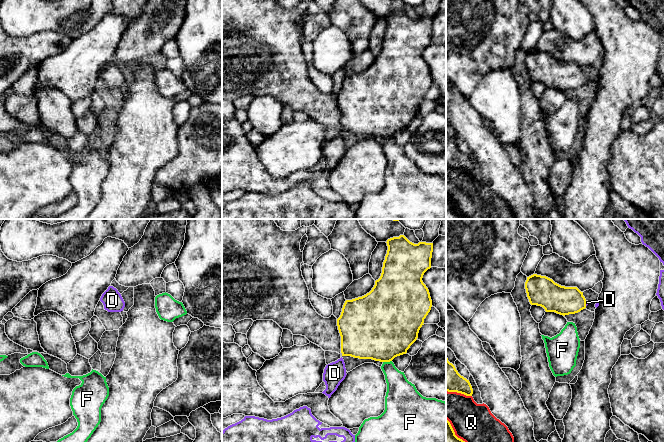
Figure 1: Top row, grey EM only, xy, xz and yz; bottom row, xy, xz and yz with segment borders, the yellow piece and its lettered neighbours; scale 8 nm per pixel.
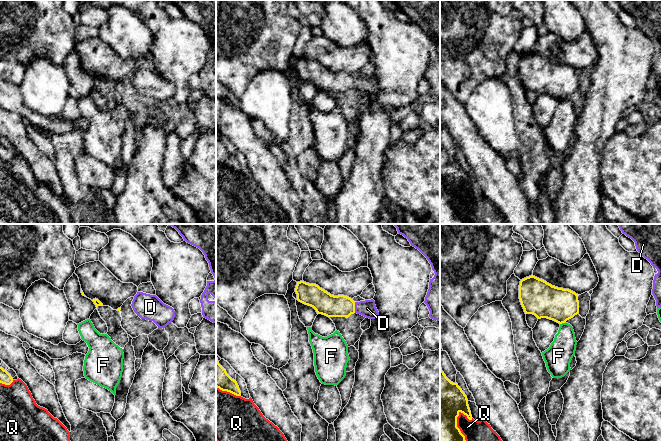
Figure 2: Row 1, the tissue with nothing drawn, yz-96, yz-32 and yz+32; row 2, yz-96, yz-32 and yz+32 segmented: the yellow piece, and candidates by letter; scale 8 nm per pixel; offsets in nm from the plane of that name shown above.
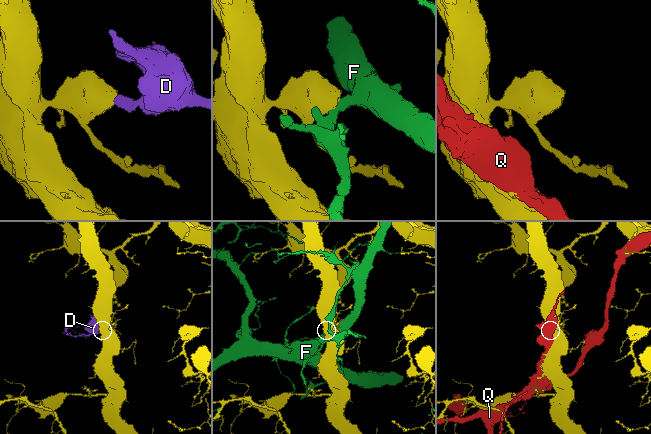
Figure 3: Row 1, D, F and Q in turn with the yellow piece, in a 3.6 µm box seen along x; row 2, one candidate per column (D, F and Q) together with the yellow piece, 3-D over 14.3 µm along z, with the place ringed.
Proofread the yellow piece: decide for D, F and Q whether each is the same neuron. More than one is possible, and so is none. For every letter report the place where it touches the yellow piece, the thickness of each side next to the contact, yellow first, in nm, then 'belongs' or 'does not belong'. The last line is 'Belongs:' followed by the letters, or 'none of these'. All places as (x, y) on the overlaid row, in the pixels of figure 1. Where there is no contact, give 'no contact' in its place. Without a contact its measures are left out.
D: yz (585, 303) | 220/20 nm | belongs
F: xz (387, 361) | 480/200 nm | does not belong
Q: yz (453, 431) | 130/320 nm | does not belong
Belongs: D

